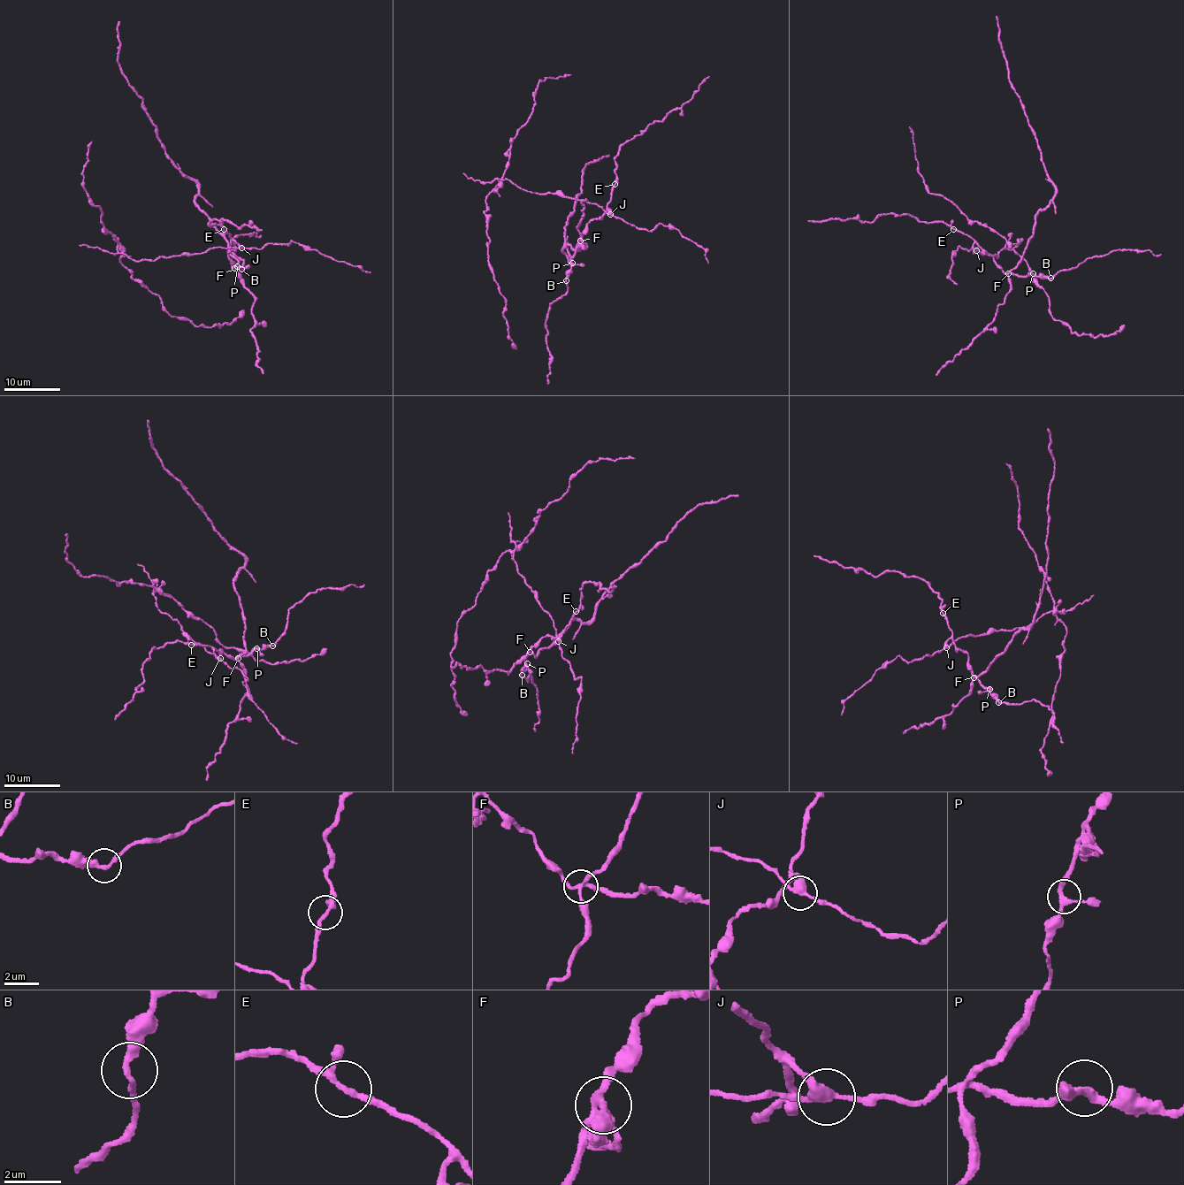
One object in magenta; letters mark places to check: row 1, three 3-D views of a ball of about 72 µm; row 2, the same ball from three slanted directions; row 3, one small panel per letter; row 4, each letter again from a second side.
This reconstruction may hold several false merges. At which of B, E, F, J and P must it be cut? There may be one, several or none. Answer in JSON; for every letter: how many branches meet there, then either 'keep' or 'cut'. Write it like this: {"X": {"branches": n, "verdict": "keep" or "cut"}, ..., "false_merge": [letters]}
{"B": {"branches": 2, "verdict": "keep"}, "E": {"branches": 3, "verdict": "keep"}, "F": {"branches": 4, "verdict": "cut"}, "J": {"branches": 3, "verdict": "cut"}, "P": {"branches": 3, "verdict": "keep"}, "false_merge": ["F", "J"]}

